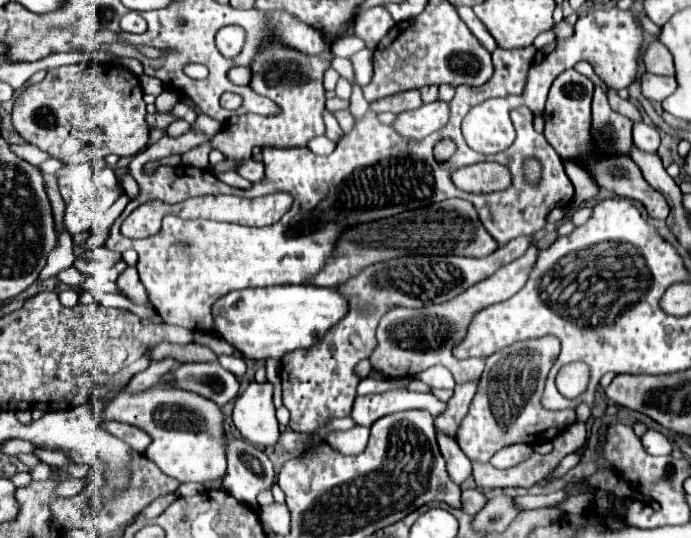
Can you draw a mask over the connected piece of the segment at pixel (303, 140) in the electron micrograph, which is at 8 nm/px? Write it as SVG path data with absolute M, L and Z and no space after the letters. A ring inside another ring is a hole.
M264 47L260 55L252 61L252 79L250 89L272 99L282 107L280 115L240 115L230 123L224 123L224 131L216 133L210 143L202 143L192 147L182 155L184 165L208 169L208 153L210 149L220 149L226 157L250 157L252 147L304 147L312 137L324 135L324 73L330 69L334 53L324 51L324 55L300 55L300 51L292 51L292 47ZM230 137L234 141L230 141Z

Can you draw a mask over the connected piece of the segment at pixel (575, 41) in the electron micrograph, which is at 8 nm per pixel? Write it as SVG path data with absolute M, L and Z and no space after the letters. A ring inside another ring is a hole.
M618 7L612 9L592 9L586 15L580 15L574 33L568 39L558 39L542 49L536 51L528 83L522 95L522 103L534 113L542 115L544 103L550 91L552 81L566 69L574 67L578 61L588 61L594 69L594 73L612 89L624 89L628 87L638 73L638 55L642 51L644 39L642 39L642 27L638 25L632 11L620 11Z

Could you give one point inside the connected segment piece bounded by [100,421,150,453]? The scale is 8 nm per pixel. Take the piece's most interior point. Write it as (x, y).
(136, 438)

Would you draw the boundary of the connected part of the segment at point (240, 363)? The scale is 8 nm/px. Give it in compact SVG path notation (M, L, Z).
M222 355L218 361L220 361L220 365L224 369L228 369L230 373L234 373L238 379L244 377L244 373L246 373L246 361L244 361L244 357L240 357L240 355Z

